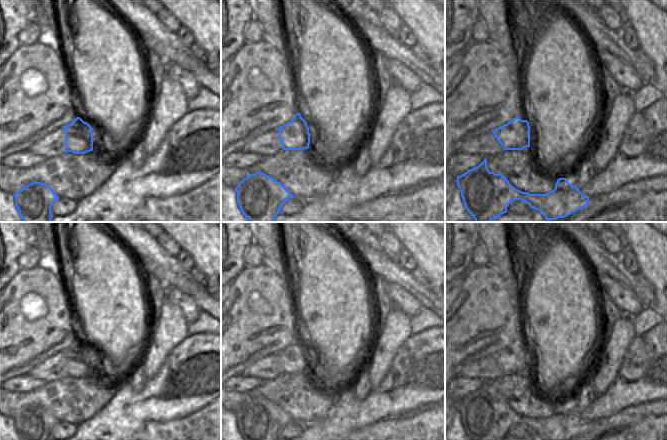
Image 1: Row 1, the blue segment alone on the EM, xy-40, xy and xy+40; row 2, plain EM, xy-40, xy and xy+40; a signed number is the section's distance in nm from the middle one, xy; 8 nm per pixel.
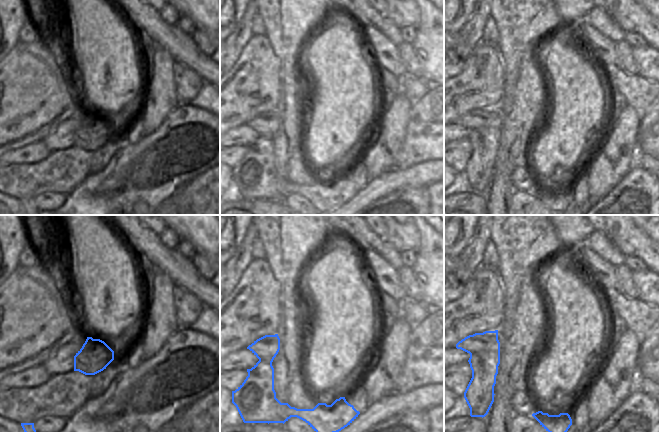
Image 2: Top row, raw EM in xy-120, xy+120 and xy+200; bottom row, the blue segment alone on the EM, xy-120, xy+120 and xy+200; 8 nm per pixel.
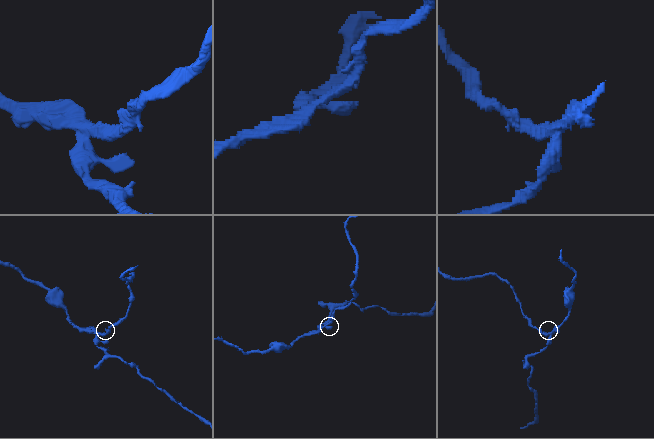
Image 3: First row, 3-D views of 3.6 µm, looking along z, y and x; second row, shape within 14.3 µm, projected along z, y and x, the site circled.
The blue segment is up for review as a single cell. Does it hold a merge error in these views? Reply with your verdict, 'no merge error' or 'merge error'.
merge error

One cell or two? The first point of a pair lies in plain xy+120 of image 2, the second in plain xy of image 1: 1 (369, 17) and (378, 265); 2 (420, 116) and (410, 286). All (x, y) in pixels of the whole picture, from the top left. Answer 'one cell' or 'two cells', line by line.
1: one cell
2: two cells

